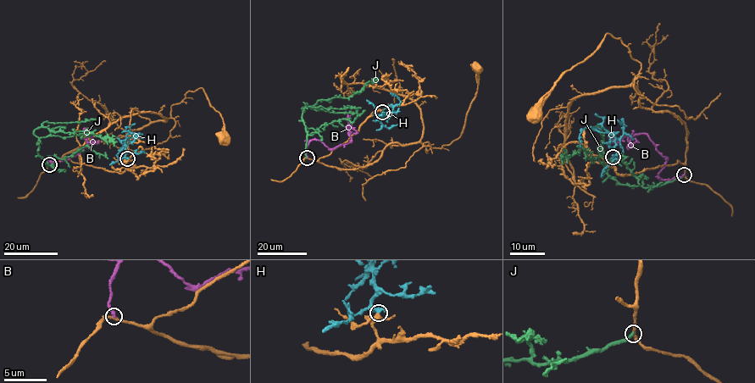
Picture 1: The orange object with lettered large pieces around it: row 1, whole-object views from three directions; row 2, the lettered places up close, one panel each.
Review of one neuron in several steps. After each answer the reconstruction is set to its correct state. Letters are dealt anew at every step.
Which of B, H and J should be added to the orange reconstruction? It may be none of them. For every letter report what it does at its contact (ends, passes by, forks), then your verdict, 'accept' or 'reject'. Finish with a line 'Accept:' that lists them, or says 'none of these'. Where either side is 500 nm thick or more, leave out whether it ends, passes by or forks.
B: it ends there; reject
H: it ends there; accept
J: it ends there; reject
Accept: H

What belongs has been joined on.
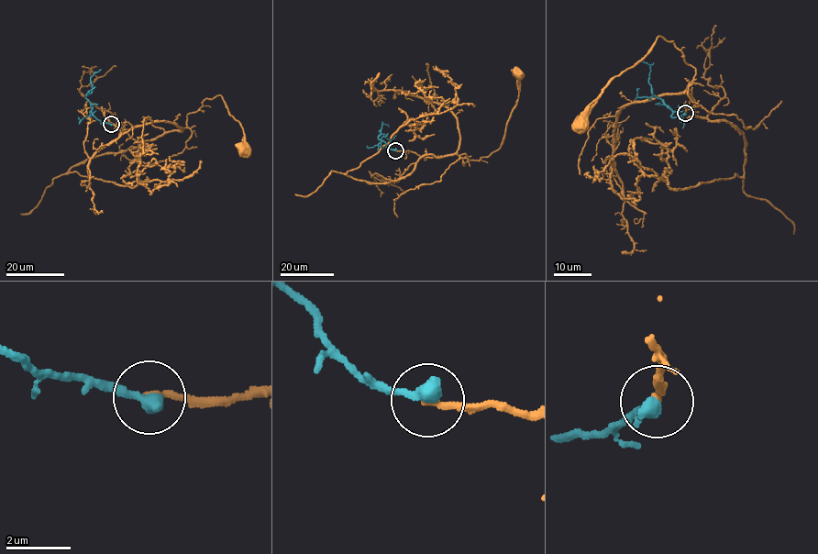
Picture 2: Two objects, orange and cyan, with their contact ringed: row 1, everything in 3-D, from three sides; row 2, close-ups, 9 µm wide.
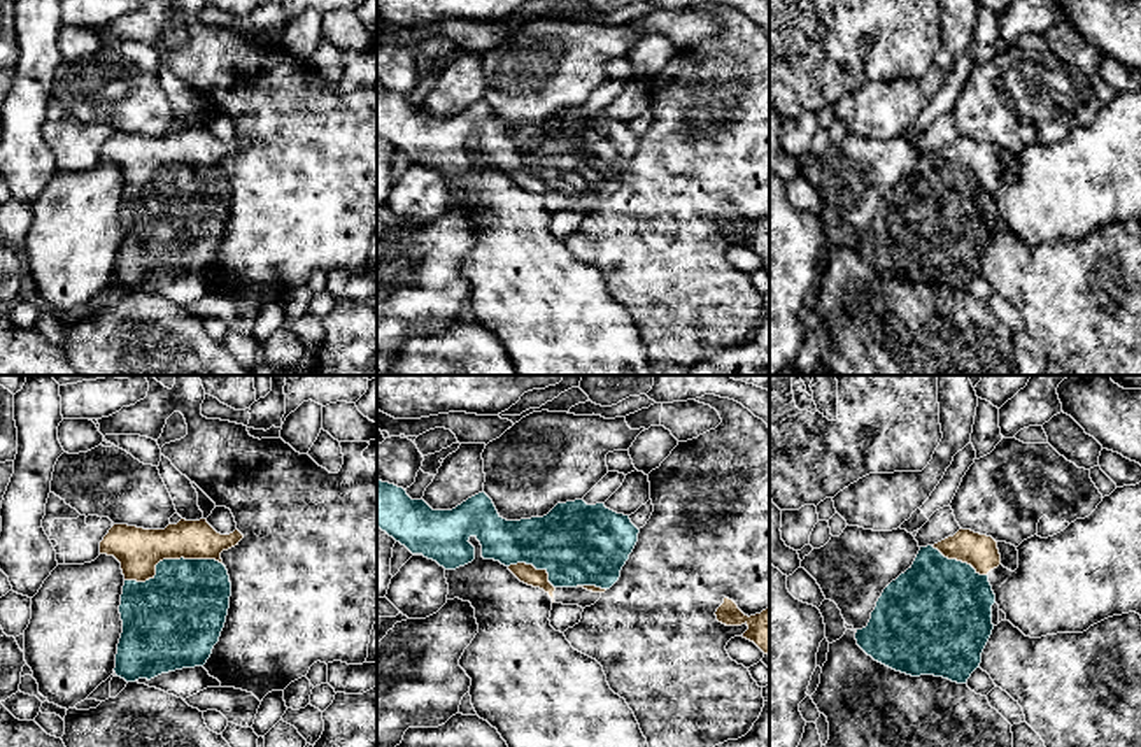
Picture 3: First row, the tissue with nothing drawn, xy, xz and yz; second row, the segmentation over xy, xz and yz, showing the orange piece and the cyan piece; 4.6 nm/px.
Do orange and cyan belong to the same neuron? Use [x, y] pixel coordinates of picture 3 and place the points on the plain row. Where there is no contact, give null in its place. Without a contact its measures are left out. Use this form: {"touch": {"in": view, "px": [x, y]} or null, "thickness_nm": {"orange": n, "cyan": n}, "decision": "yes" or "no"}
{"touch": {"in": "xy", "px": [169, 165]}, "thickness_nm": {"orange": 200, "cyan": 400}, "decision": "yes"}

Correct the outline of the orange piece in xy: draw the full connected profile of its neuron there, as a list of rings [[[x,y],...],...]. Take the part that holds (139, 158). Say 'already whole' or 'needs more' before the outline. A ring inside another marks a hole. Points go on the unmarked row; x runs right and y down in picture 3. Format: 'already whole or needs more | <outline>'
needs more | [[[207,126],[144,137],[114,132],[100,161],[121,170],[123,240],[116,282],[126,289],[203,274],[226,230],[231,189],[221,160],[244,146],[217,140]]]

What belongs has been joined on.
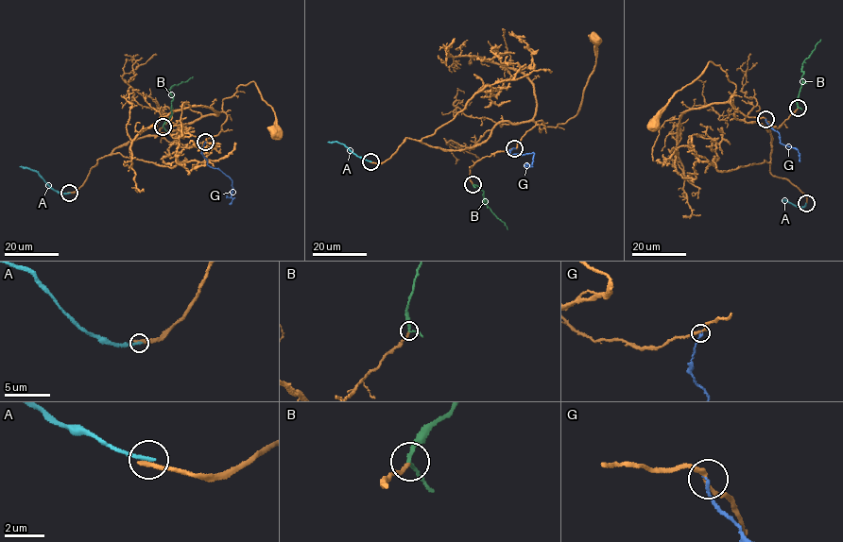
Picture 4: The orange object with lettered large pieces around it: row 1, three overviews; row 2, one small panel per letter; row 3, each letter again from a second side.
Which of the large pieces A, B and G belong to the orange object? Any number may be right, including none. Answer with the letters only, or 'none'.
B

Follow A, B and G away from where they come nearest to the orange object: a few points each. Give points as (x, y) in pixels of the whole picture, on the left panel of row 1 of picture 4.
A: (69, 193), (53, 190), (36, 172), (20, 166)
B: (163, 127), (171, 115), (172, 95), (169, 89), (193, 76)
G: (205, 142), (202, 154), (207, 164), (218, 168), (232, 181), (232, 199), (229, 204)

